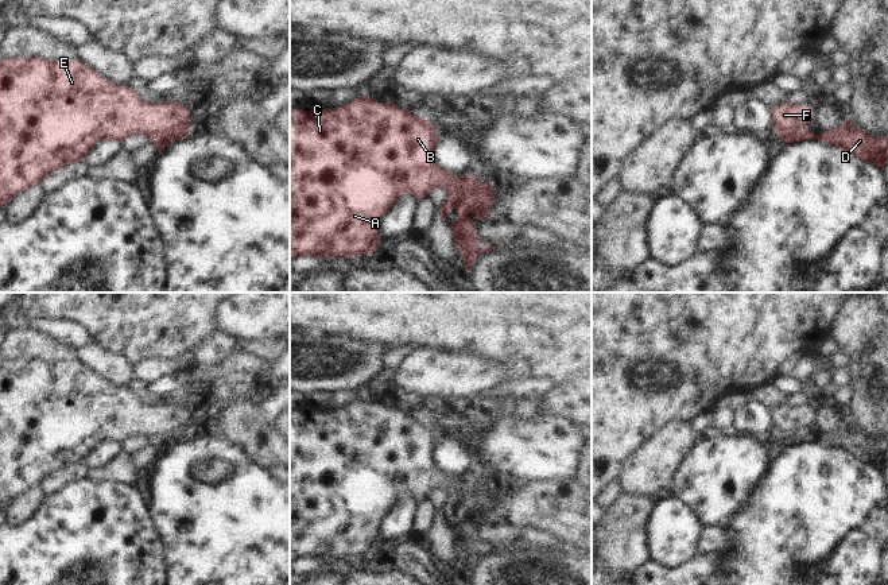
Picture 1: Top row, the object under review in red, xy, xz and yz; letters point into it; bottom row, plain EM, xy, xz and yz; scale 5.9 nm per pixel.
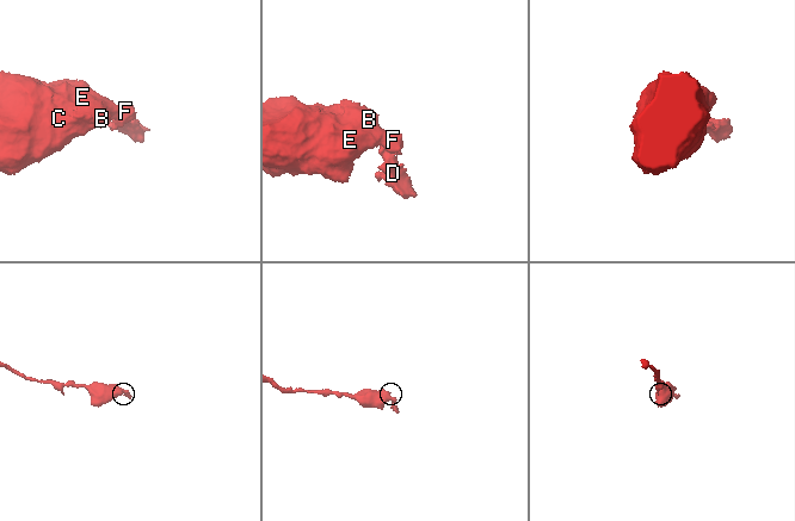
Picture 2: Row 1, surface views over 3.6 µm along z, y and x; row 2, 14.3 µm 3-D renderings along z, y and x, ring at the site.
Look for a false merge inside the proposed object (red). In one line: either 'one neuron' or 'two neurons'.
two neurons

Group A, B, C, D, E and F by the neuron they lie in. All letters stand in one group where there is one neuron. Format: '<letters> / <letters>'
A B C E F / D

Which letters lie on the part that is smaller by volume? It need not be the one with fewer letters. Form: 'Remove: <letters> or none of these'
Remove: D

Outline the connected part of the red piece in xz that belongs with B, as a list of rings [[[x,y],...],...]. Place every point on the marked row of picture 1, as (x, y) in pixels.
[[[367,94],[344,104],[336,109],[303,111],[290,108],[290,260],[300,256],[327,256],[352,257],[353,255],[367,253],[368,256],[376,251],[380,243],[379,229],[383,216],[388,209],[404,194],[412,194],[416,201],[424,198],[433,189],[442,187],[449,194],[461,194],[465,177],[455,177],[450,171],[437,166],[434,160],[434,147],[438,139],[438,131],[424,119],[414,116],[407,108],[398,108],[398,104],[379,104],[376,98]]]

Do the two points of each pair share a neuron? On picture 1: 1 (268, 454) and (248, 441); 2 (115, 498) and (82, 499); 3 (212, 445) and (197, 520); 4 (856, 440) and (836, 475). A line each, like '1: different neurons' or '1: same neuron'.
1: same neuron
2: same neuron
3: same neuron
4: different neurons

